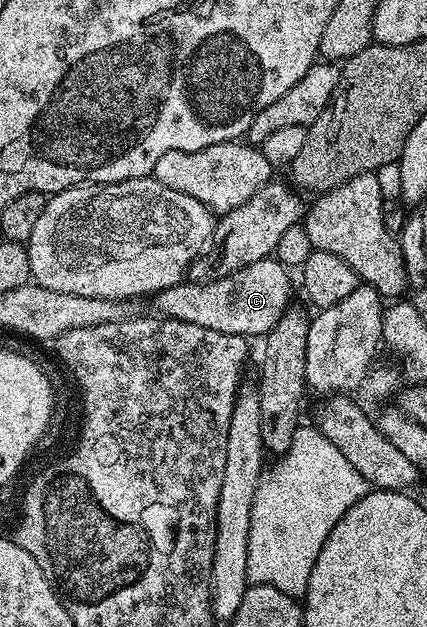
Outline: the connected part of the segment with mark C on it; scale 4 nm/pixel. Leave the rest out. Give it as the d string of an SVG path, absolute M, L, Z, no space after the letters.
M269 257L262 261L254 261L254 265L246 265L242 269L238 269L234 273L230 273L226 277L218 277L217 279L206 279L203 281L181 281L176 283L172 287L167 287L161 291L156 292L155 295L151 296L150 303L156 306L155 314L165 319L177 319L178 321L186 321L190 325L202 325L202 329L214 329L218 333L230 333L231 335L242 335L245 337L263 337L268 334L270 329L274 329L274 325L278 325L278 321L282 317L282 313L288 310L290 304L293 302L292 299L292 279L290 276L289 268L283 267L280 262L274 258Z

